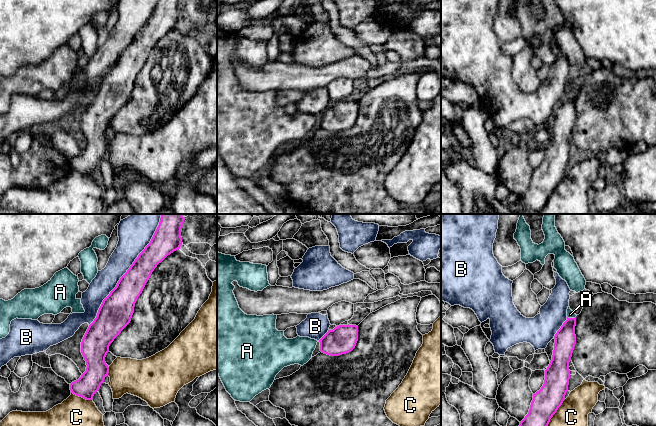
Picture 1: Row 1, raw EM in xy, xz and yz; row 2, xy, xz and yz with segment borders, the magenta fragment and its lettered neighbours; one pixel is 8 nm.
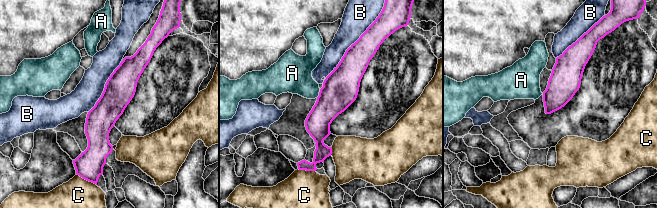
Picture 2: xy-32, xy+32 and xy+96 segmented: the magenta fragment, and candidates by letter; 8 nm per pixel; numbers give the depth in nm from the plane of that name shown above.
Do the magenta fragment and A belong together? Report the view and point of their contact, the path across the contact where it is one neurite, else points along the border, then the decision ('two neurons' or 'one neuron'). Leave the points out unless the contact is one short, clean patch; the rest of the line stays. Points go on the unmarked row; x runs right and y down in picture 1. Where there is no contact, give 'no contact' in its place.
yz (571, 94) | along yz (567, 92), (575, 93) | two neurons

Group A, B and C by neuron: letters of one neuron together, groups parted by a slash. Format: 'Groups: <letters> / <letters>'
Groups: A / B / C

